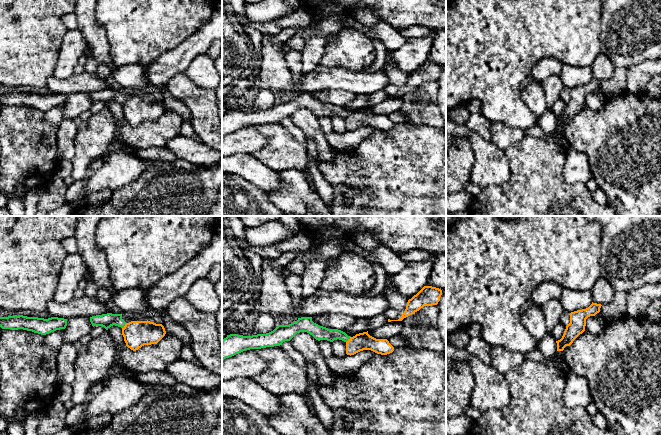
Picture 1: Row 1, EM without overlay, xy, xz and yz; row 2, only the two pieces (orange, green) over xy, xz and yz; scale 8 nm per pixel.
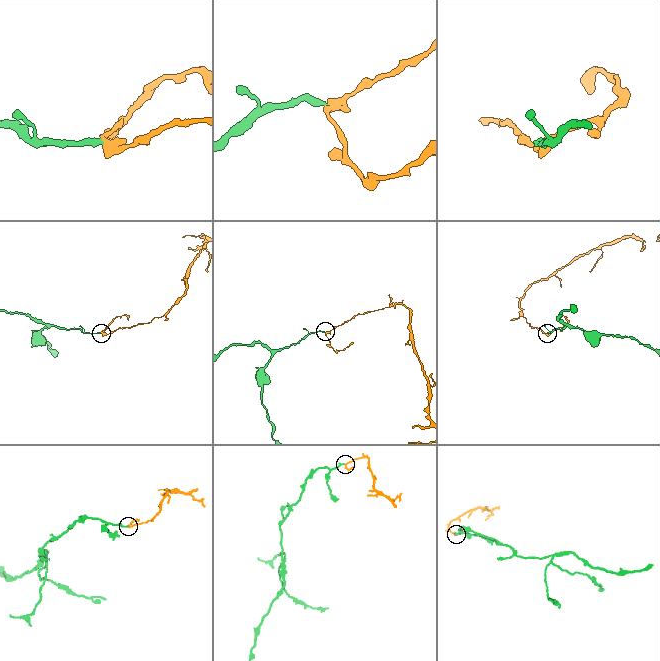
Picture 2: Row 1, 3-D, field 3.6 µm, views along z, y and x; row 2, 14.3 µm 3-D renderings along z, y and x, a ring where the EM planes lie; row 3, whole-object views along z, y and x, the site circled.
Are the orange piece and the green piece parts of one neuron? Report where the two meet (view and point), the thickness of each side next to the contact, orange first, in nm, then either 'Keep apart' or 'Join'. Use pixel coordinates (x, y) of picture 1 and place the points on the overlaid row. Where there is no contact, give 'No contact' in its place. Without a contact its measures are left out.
Touches orange at xy (124, 326). Thickness 220 nm (orange) against 110 nm. Keep apart

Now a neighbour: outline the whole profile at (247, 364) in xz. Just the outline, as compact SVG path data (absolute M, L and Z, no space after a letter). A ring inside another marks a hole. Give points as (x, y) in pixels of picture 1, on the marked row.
M253 349L243 351L222 360L222 380L250 378L261 374L267 367L267 361Z

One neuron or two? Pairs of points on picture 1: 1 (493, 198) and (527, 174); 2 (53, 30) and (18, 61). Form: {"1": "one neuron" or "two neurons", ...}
{"1": "one neuron", "2": "one neuron"}

